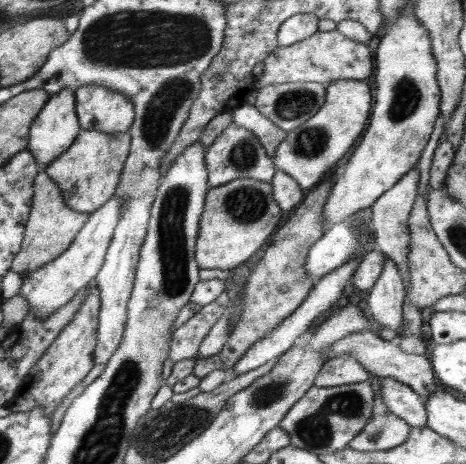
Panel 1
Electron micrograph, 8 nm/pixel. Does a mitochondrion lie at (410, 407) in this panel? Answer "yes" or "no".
no

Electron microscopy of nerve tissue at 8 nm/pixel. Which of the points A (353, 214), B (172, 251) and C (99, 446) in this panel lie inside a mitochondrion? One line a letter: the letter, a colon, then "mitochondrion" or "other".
A: other
B: mitochondrion
C: mitochondrion

